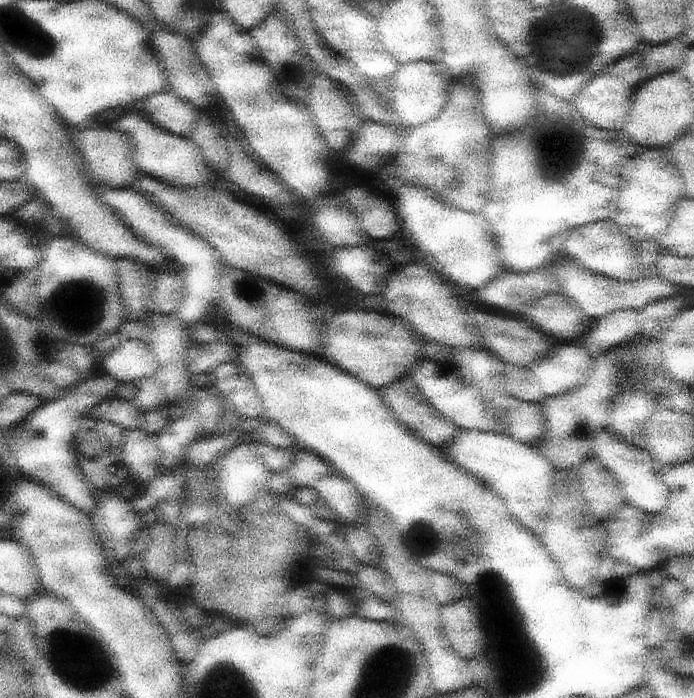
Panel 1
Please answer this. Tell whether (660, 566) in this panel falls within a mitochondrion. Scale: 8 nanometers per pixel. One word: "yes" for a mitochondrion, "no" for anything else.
no

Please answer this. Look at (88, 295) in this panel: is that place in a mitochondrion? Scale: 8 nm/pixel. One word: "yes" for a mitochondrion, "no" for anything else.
yes

